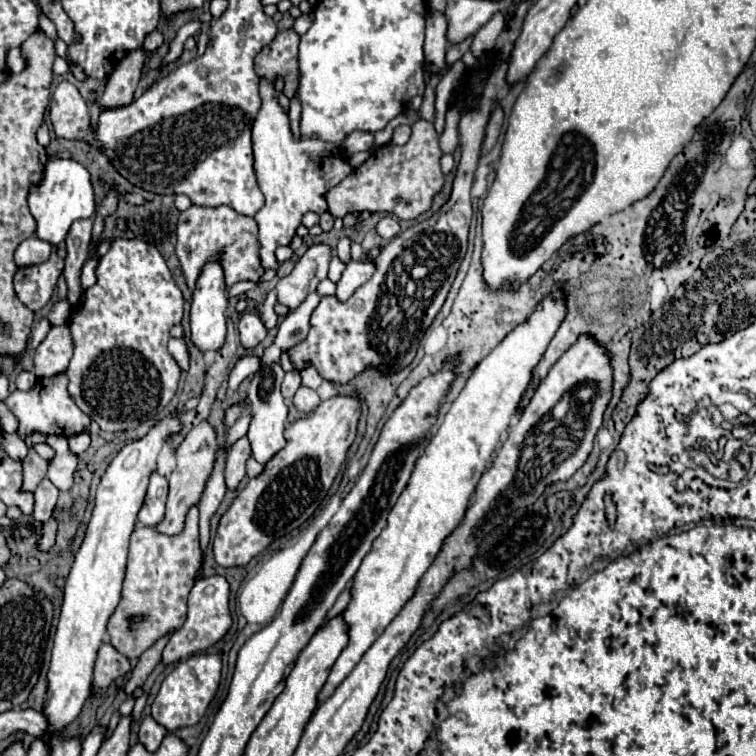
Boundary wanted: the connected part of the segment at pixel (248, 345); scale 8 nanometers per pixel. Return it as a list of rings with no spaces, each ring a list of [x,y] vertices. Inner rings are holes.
[[[244,313],[238,323],[238,331],[240,331],[240,343],[244,349],[254,349],[268,333],[262,319],[256,313]]]

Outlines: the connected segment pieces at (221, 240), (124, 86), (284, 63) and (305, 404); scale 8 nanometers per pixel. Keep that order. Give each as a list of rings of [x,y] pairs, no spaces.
[[[192,205],[190,209],[180,213],[178,219],[178,243],[176,243],[176,255],[180,259],[188,289],[192,291],[196,285],[196,279],[202,271],[202,265],[214,257],[228,257],[228,263],[222,263],[227,289],[238,281],[252,279],[258,281],[264,273],[260,265],[260,241],[258,241],[258,223],[254,217],[246,217],[236,213],[232,207],[220,205],[220,207],[200,207]]]
[[[142,49],[130,51],[112,71],[104,97],[100,101],[100,105],[104,109],[114,109],[114,107],[126,107],[132,103],[134,99],[134,89],[140,81],[140,71],[144,67],[146,61],[146,53]]]
[[[294,29],[280,31],[274,41],[260,51],[256,57],[258,77],[274,79],[276,75],[284,77],[284,93],[292,99],[298,87],[298,45],[300,35]]]
[[[300,387],[298,393],[294,395],[294,405],[296,405],[298,411],[308,413],[308,411],[312,411],[318,403],[320,403],[318,393],[316,393],[314,389],[308,389],[308,387]]]

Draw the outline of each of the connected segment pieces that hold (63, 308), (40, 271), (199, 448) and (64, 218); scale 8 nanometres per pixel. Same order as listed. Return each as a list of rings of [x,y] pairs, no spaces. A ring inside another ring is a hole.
[[[58,301],[58,303],[50,309],[50,313],[48,313],[48,323],[50,323],[52,327],[56,327],[56,325],[64,325],[64,323],[68,321],[70,313],[72,313],[70,303],[68,303],[68,301]]]
[[[56,247],[52,249],[48,261],[18,269],[14,275],[14,291],[18,299],[30,311],[42,309],[50,301],[56,281],[62,275],[62,269],[64,269],[64,259],[58,257]]]
[[[202,421],[200,425],[196,425],[186,435],[184,443],[176,451],[178,465],[176,465],[172,477],[170,477],[170,495],[168,495],[168,503],[166,503],[166,517],[156,525],[156,531],[168,533],[168,535],[178,535],[178,533],[184,531],[186,513],[188,513],[190,507],[198,505],[198,501],[204,493],[204,485],[206,485],[208,477],[212,475],[218,451],[220,451],[220,441],[218,441],[218,435],[214,431],[214,427],[208,421]]]
[[[48,157],[46,165],[42,167],[42,179],[30,187],[28,195],[30,213],[36,219],[36,237],[42,241],[48,241],[50,245],[58,245],[66,239],[70,225],[76,219],[90,219],[96,209],[94,201],[94,189],[90,181],[90,173],[84,165],[72,161],[72,159],[60,159],[60,157]]]

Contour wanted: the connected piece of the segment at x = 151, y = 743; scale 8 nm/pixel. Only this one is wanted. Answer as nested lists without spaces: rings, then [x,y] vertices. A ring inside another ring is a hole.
[[[148,715],[148,717],[144,717],[144,721],[140,725],[138,737],[140,737],[140,743],[144,743],[148,747],[148,751],[156,751],[160,747],[162,739],[166,737],[166,733],[168,731],[160,723],[156,723],[152,715]]]

